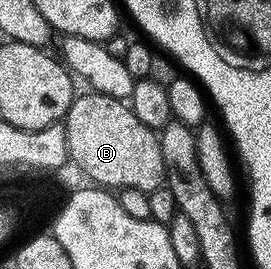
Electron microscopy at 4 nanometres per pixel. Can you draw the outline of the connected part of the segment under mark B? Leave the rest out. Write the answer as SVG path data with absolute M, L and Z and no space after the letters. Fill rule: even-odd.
M85 91L85 96L73 99L62 123L68 155L93 185L105 190L133 188L150 193L165 183L164 159L160 149L160 137L153 134L138 118L125 101L115 100L101 92Z

